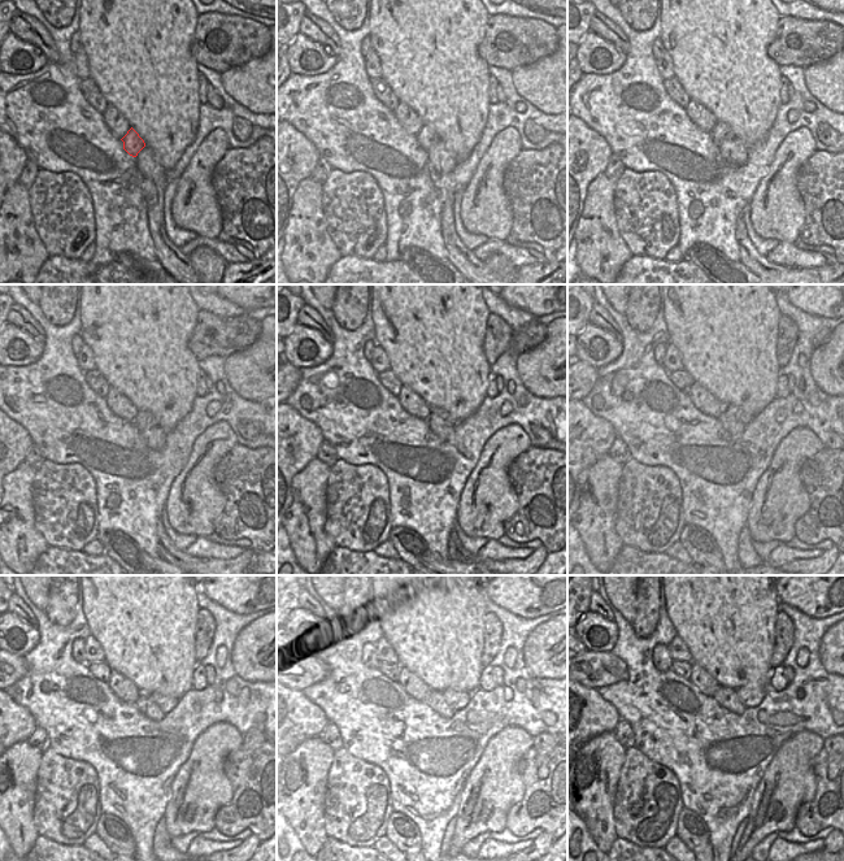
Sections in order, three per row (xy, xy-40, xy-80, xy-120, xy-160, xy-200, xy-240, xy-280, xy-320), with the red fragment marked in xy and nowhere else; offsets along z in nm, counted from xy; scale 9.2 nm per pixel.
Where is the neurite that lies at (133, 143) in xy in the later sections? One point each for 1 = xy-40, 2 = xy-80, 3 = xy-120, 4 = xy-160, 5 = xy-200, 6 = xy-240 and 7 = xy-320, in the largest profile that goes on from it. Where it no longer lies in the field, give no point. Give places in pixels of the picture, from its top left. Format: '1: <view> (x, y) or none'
1: xy-40 (426, 137)
2: xy-80 (722, 131)
3: xy-120 (144, 420)
4: xy-160 (439, 412)
5: xy-200 (742, 416)
6: xy-240 (166, 704)
7: xy-320 (751, 696)

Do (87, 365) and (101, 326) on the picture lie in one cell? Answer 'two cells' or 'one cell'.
two cells

